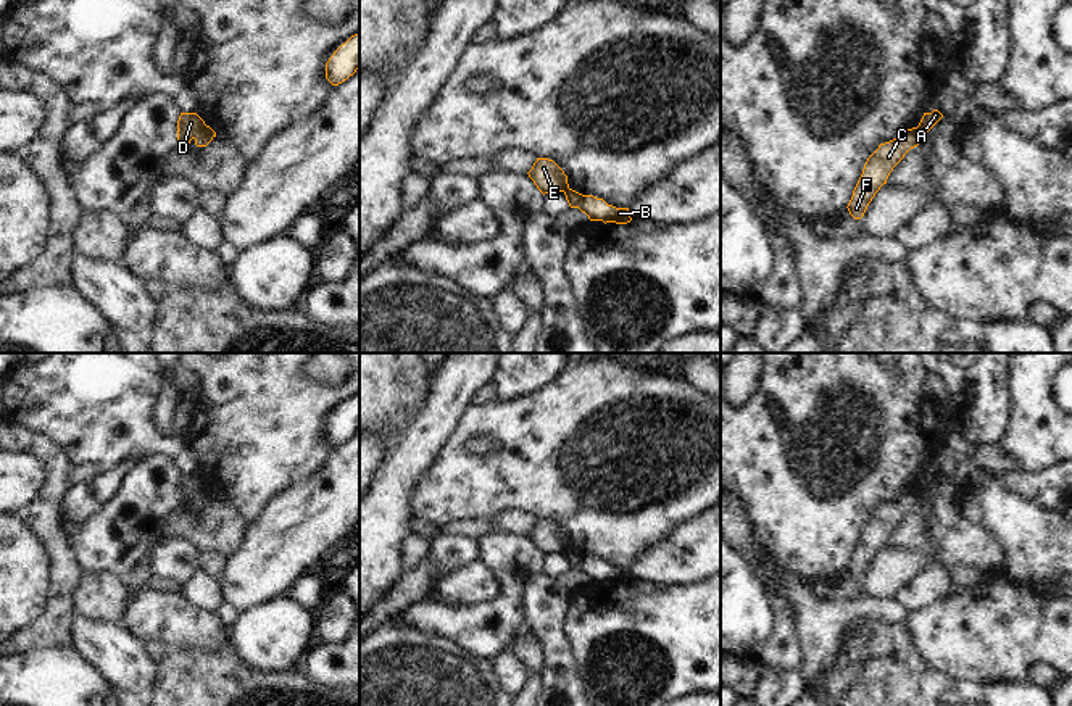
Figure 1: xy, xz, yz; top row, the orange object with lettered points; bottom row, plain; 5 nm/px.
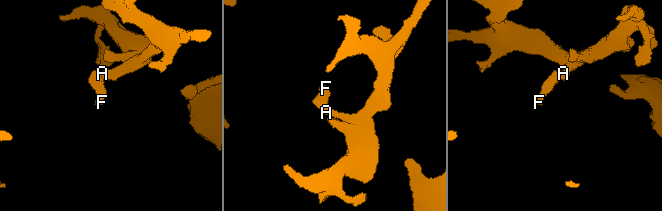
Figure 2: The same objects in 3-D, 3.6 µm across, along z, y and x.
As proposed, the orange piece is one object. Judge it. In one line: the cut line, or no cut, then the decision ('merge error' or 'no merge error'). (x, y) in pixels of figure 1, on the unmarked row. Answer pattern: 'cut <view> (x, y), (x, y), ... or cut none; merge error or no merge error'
cut yz (916, 489), (921, 497); merge error

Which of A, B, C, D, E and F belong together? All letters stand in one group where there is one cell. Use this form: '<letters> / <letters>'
A B / C D E F

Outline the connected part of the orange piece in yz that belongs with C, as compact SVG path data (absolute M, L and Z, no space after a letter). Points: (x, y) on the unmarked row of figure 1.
M917 488L906 490L896 500L880 505L879 509L867 519L862 535L853 551L848 564L848 572L854 580L861 580L893 529L904 519L904 516L920 505Z

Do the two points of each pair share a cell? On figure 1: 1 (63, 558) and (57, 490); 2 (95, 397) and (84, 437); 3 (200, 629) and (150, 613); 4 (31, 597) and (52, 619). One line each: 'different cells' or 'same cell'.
1: same cell
2: same cell
3: same cell
4: different cells

